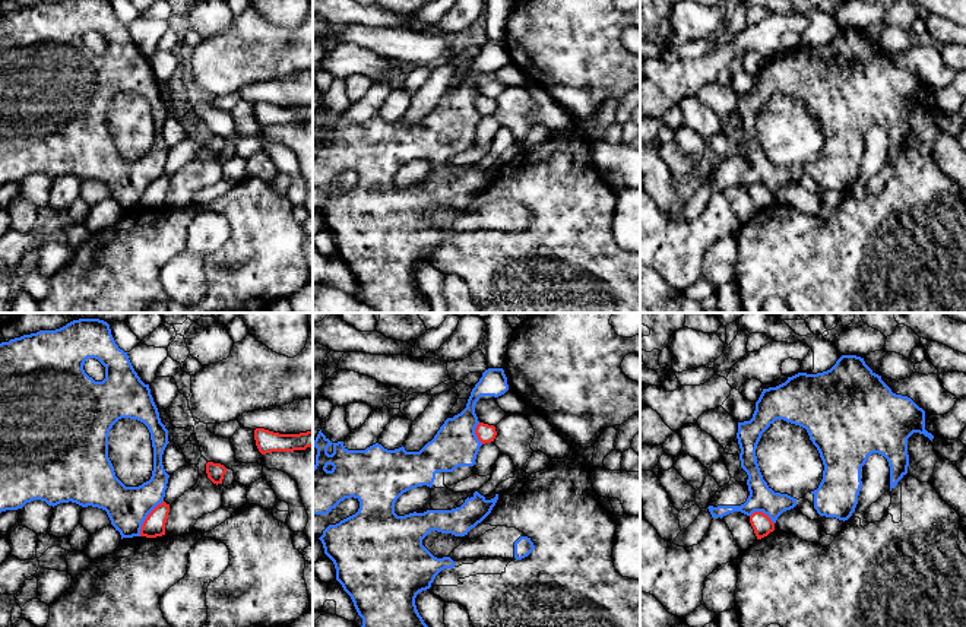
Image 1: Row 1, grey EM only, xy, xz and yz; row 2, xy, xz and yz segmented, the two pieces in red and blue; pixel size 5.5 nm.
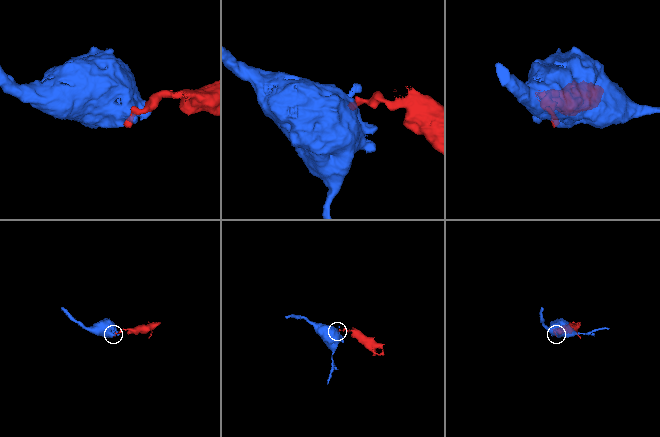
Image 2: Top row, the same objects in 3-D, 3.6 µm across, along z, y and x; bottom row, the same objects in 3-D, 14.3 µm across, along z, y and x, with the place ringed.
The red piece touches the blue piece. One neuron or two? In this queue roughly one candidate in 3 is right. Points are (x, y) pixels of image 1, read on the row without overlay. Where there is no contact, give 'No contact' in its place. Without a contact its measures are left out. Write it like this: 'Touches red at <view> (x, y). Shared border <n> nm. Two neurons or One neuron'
Touches red at xy (146, 190). Shared border 240 nm. Two neurons

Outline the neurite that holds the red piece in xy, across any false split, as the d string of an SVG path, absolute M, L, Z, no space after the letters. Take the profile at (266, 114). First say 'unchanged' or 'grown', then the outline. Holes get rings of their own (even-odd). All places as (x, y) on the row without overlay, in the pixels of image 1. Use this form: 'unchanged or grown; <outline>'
unchanged; M265 101L254 102L254 113L262 127L272 124L294 124L313 120L313 104L300 107L279 107Z

